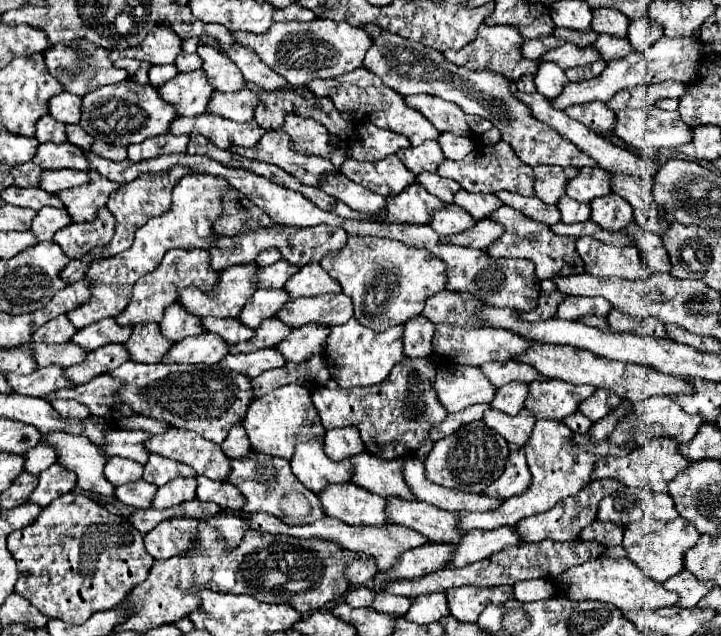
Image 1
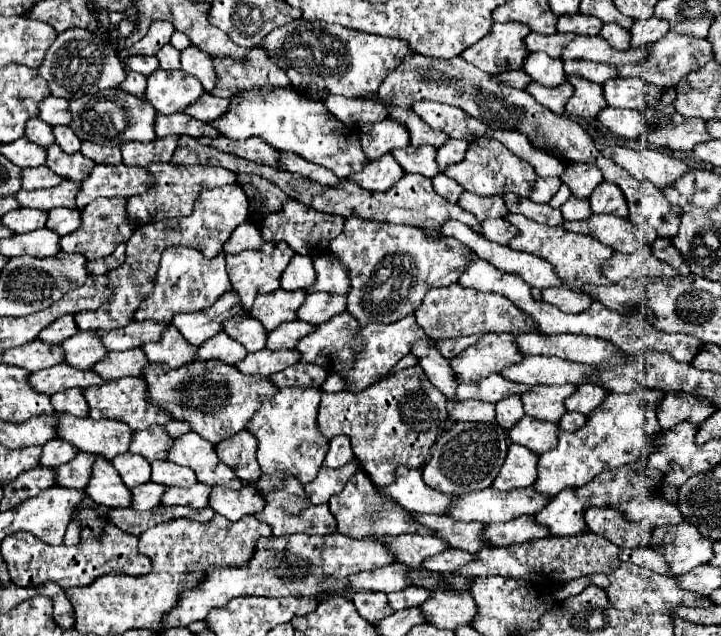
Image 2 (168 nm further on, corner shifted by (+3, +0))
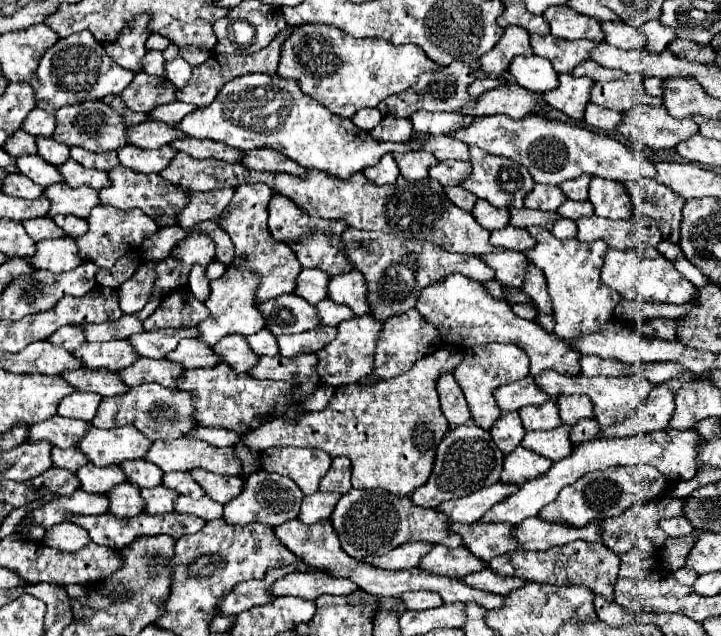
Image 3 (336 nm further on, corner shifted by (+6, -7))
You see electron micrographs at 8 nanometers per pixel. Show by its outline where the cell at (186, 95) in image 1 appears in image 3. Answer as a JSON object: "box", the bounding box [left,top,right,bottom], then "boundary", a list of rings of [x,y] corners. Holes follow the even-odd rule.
{"box":[120,72,178,114],"boundary":[[[138,72],[130,86],[120,94],[122,100],[126,100],[128,108],[136,112],[150,114],[154,108],[162,104],[176,102],[178,90],[168,84],[168,78],[160,76],[148,76],[146,72]]]}

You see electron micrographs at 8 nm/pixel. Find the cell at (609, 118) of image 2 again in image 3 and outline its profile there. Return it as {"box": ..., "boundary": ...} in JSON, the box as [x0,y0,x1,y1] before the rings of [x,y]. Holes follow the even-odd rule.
{"box":[584,104,622,132],"boundary":[[[588,104],[584,120],[588,126],[598,128],[598,130],[606,130],[606,132],[614,132],[618,130],[618,126],[622,124],[622,114],[616,110],[608,110],[608,108],[600,108],[596,104]]]}

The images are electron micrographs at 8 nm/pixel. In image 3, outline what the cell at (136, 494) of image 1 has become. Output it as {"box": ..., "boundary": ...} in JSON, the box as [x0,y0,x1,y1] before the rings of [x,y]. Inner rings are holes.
{"box":[140,486,178,514],"boundary":[[[156,486],[150,490],[140,490],[140,496],[144,500],[146,514],[166,514],[174,510],[174,502],[178,494],[164,486]]]}

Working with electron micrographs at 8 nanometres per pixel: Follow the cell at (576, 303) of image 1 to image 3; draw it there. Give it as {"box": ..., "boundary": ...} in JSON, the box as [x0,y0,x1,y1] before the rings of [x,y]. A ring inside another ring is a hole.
{"box":[522,264,552,314],"boundary":[[[534,264],[528,266],[528,280],[526,280],[522,292],[532,298],[532,302],[536,304],[540,314],[542,312],[552,314],[552,302],[550,302],[550,296],[548,296],[546,284],[544,284],[544,274]]]}

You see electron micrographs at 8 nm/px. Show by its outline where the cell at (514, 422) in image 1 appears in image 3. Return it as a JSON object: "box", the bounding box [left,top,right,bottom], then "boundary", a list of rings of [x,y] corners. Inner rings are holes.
{"box":[522,424,572,462],"boundary":[[[562,424],[554,430],[532,430],[526,432],[522,446],[526,450],[532,450],[552,462],[566,458],[572,454],[572,442],[568,440],[568,426]]]}

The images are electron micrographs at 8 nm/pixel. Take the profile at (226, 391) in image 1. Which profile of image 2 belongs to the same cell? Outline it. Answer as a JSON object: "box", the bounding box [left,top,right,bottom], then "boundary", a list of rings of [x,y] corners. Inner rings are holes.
{"box":[143,361,279,445],"boundary":[[[195,361],[181,369],[151,363],[143,379],[147,381],[149,401],[169,411],[177,421],[191,423],[193,431],[213,445],[243,431],[259,407],[279,391],[277,385],[271,385],[271,377],[245,375],[223,361]]]}

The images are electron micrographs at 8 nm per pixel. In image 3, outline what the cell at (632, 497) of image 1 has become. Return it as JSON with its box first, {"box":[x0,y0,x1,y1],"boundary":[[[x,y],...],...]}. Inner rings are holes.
{"box":[660,518,692,538],"boundary":[[[664,518],[660,520],[660,528],[670,536],[670,538],[680,538],[680,536],[688,536],[692,534],[692,526],[688,524],[688,520],[680,518]]]}

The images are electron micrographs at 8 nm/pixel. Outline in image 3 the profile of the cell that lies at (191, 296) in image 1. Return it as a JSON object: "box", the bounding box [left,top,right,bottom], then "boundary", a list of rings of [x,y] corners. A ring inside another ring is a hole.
{"box":[220,182,302,304],"boundary":[[[262,182],[238,186],[232,202],[226,208],[226,214],[224,214],[226,218],[220,222],[220,228],[230,234],[232,244],[234,244],[234,260],[230,266],[250,270],[260,280],[258,288],[256,288],[256,304],[262,304],[270,298],[278,298],[284,292],[286,294],[294,292],[296,276],[302,268],[300,262],[296,260],[296,254],[292,252],[292,248],[272,240],[272,236],[268,232],[268,202],[270,202],[270,198],[272,198],[272,190]]]}

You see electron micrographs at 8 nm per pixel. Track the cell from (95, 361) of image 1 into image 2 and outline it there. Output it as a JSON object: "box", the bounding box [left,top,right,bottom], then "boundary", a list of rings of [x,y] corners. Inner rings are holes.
{"box":[93,349,149,379],"boundary":[[[129,349],[115,353],[111,351],[103,361],[93,365],[93,371],[103,379],[121,379],[121,377],[141,377],[143,365],[149,365],[147,355],[141,349]]]}

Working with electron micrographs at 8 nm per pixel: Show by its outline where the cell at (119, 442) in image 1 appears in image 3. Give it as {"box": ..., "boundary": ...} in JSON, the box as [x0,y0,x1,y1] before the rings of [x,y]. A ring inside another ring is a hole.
{"box":[144,438,240,476],"boundary":[[[176,438],[172,442],[156,440],[144,460],[156,464],[162,472],[180,472],[200,466],[226,476],[240,474],[240,462],[232,456],[232,448],[214,448],[208,442],[188,438]]]}

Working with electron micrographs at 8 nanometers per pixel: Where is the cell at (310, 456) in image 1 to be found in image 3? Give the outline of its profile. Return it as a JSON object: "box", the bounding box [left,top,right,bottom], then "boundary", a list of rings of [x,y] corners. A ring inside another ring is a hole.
{"box":[300,492,342,524],"boundary":[[[316,492],[312,496],[306,496],[302,500],[302,510],[300,510],[300,520],[304,524],[314,524],[316,520],[328,520],[332,514],[332,508],[340,500],[342,494],[338,492]]]}

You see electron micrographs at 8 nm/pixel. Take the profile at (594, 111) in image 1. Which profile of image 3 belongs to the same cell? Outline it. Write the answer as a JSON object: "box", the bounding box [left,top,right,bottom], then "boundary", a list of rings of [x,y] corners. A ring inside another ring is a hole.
{"box":[544,74,594,120],"boundary":[[[560,74],[558,80],[560,80],[558,88],[546,92],[544,100],[552,108],[564,112],[566,116],[574,120],[584,120],[584,108],[590,102],[590,90],[594,82],[584,76],[574,78],[572,74]]]}

